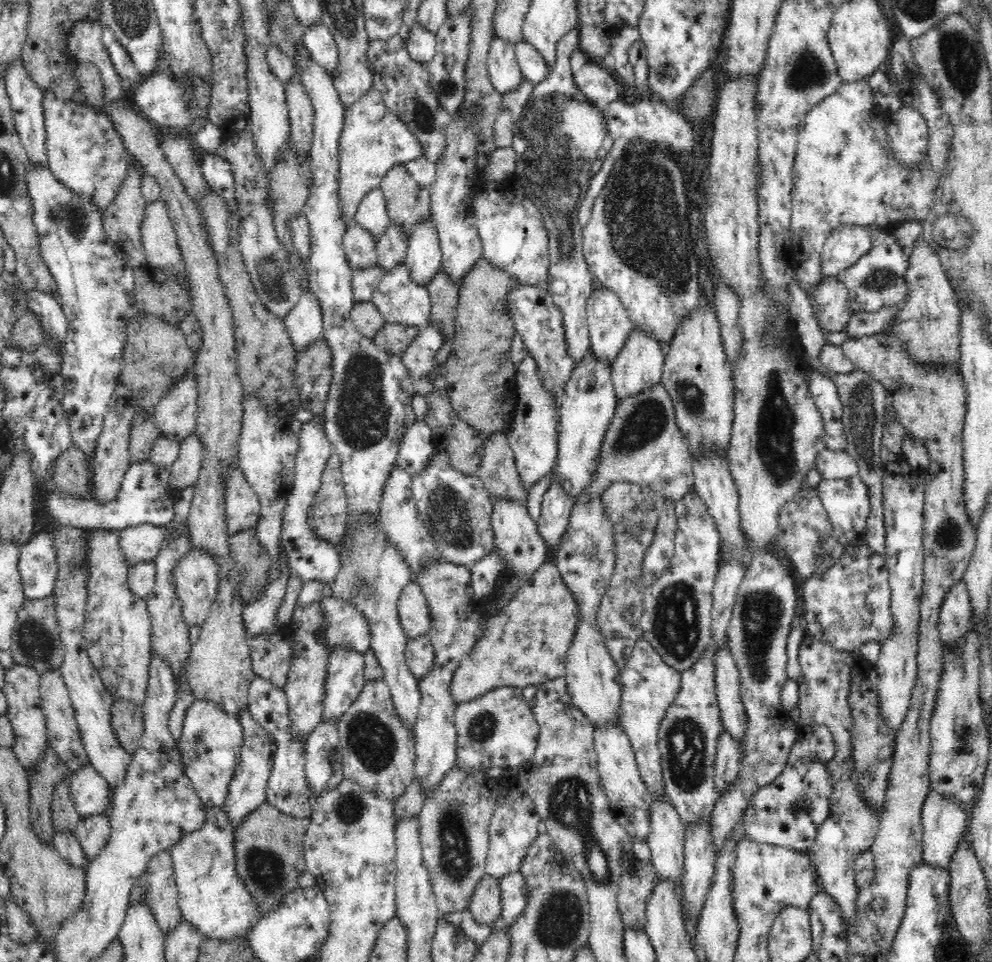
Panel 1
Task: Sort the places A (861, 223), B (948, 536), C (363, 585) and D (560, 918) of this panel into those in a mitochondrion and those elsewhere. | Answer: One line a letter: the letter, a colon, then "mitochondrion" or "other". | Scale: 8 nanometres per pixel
A: other
B: mitochondrion
C: mitochondrion
D: mitochondrion

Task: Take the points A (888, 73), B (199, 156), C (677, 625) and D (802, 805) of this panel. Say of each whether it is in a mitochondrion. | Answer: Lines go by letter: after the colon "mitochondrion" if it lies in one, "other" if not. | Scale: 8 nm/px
A: other
B: other
C: mitochondrion
D: mitochondrion

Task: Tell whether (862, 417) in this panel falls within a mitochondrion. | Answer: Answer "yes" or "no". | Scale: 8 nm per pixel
yes

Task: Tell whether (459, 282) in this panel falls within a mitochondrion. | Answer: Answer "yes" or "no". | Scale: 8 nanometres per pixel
no

